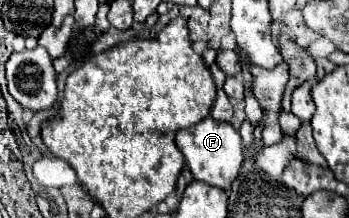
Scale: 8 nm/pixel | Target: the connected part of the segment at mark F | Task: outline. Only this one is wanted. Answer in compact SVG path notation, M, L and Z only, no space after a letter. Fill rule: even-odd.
M207 116L205 120L185 128L185 130L179 130L175 142L177 142L179 150L183 152L185 162L193 172L193 178L197 178L209 186L223 188L223 190L231 188L231 182L237 178L239 168L245 158L241 136L231 126L231 122L217 122L211 116Z

